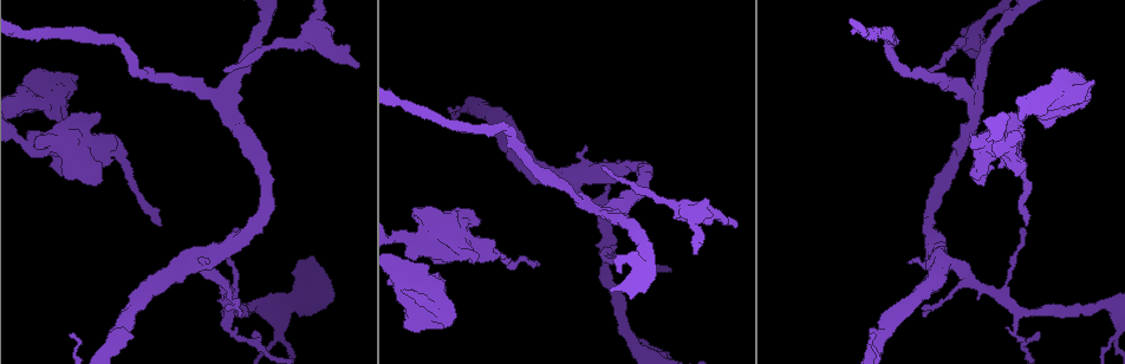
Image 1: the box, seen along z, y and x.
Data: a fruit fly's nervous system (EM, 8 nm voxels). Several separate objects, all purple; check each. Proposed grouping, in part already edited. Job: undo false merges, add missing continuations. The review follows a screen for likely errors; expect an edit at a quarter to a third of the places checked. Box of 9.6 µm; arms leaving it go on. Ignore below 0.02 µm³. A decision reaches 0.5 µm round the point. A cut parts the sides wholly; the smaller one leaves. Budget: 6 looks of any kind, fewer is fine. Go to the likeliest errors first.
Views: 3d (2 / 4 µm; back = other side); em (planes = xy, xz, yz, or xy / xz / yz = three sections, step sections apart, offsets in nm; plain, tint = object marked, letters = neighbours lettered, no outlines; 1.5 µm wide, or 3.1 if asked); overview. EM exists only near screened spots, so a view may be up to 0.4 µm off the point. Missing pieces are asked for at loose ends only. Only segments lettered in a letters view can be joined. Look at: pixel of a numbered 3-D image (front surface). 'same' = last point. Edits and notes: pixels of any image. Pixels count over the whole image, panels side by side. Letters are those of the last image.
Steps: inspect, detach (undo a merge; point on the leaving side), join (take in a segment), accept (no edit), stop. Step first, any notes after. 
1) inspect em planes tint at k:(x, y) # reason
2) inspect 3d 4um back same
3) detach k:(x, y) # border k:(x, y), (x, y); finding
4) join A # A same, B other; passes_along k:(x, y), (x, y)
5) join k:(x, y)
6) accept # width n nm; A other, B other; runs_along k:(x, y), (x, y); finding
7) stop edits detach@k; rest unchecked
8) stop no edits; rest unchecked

inspect em xy step 8 letters at 1:(417, 332) # an open end

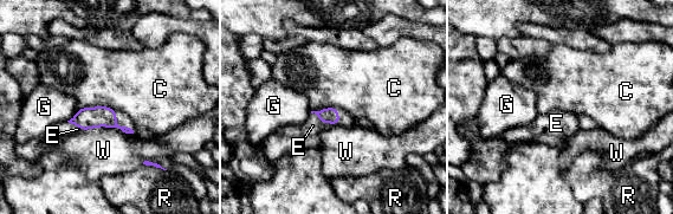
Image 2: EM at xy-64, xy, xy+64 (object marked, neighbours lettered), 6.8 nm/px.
join E # C other, E same, G other, R other, W other; passes_along 2:(330, 115), (323, 122), (312, 125); the cell continues

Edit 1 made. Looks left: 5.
inspect em planes tint at 1:(971, 148) # branch stops here

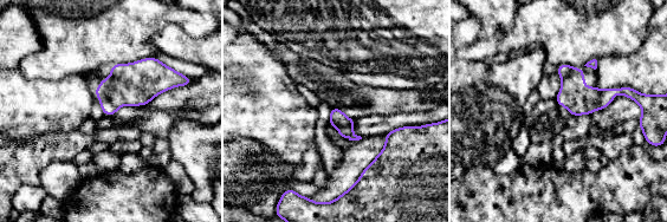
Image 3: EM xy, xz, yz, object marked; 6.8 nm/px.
inspect em planes letters same

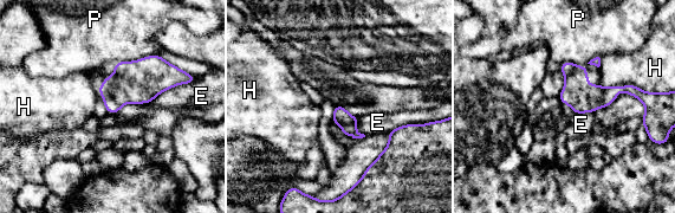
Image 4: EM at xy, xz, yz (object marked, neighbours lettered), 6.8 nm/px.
accept # E other, H other, P other; border 4:(359, 117), (354, 135); no lettered segment goes on from it

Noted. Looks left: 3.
inspect em planes plain at 1:(1041, 123) # free end

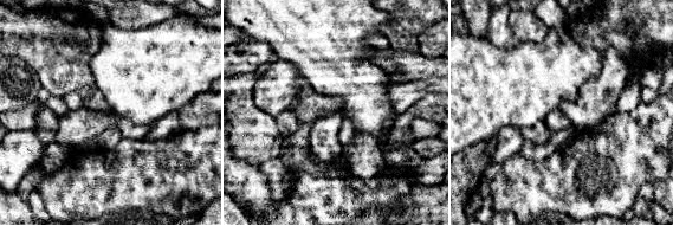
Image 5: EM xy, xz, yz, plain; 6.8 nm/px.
inspect em planes letters same # see the neighbours

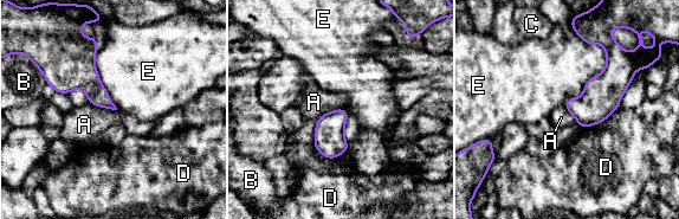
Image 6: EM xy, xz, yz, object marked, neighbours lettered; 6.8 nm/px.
accept # longest_contact E 550 nm; A other, B other, C other, D other, E other; none of them fits

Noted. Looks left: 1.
stop edits join@2; rest unchecked

